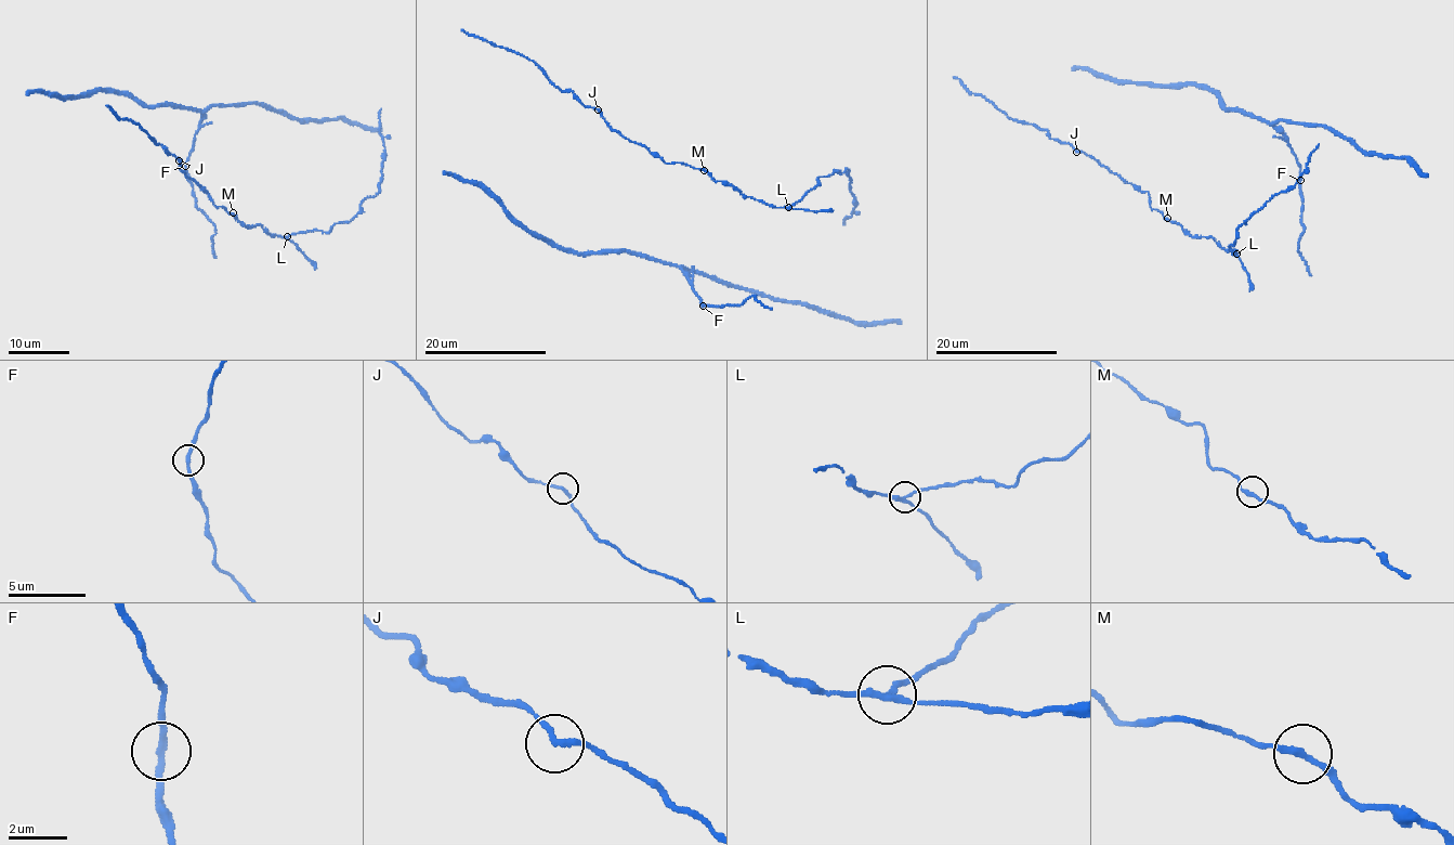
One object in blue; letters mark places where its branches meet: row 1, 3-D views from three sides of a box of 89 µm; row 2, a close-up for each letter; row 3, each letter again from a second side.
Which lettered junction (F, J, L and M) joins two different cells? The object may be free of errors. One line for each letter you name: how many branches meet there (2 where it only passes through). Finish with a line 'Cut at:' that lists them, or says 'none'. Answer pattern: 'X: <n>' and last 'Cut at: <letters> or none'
L: 3
Cut at: L

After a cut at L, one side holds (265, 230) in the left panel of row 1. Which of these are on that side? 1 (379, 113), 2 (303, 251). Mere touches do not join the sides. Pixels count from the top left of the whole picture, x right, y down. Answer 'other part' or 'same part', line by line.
1: other part
2: same part

